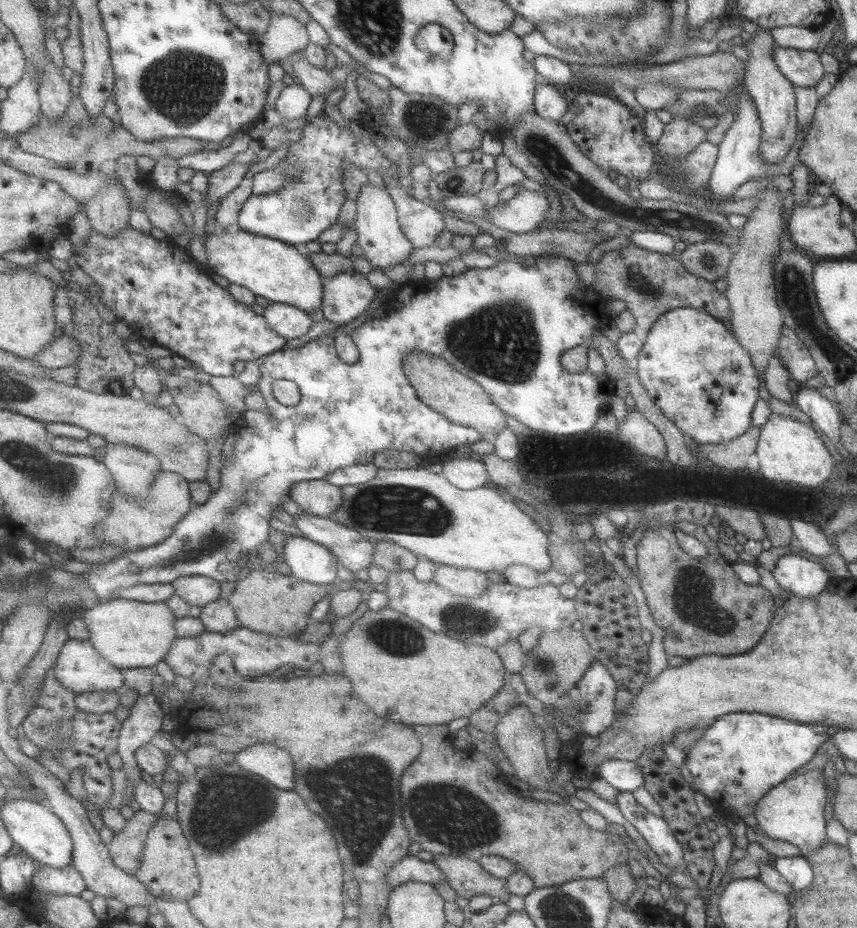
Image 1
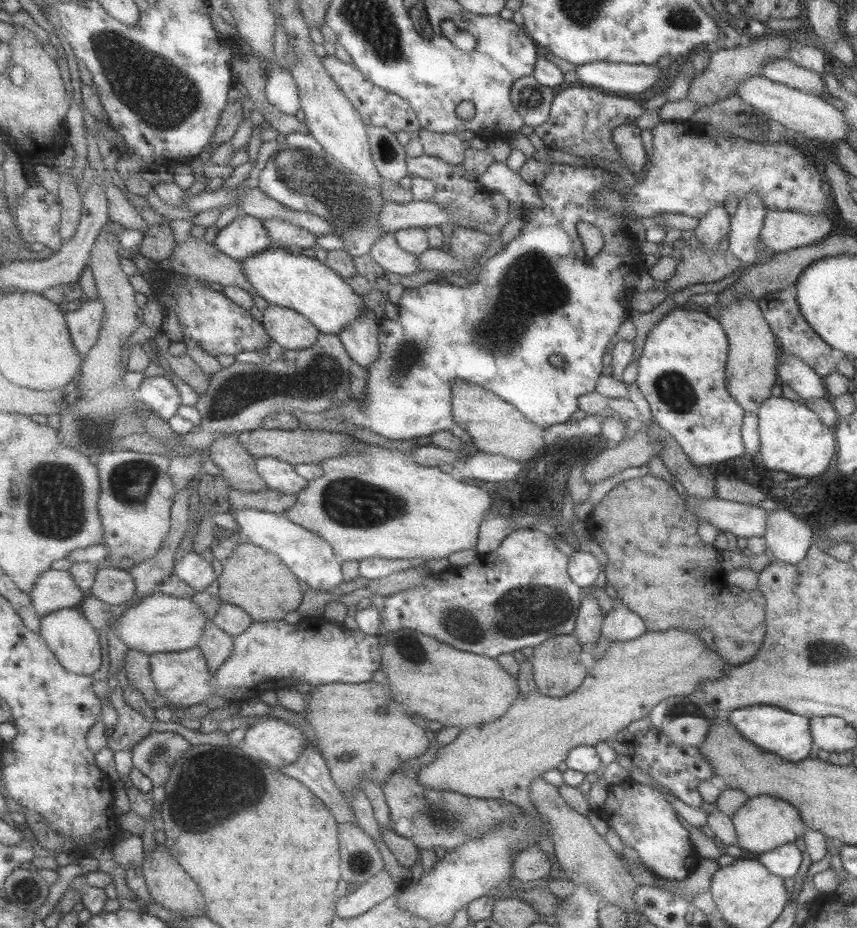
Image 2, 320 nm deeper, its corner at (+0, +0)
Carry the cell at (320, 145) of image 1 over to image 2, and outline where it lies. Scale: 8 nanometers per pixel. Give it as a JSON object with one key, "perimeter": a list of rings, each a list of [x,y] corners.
{"perimeter":[[[240,214],[219,231],[213,243],[225,254],[240,261],[273,246],[263,219]]]}

